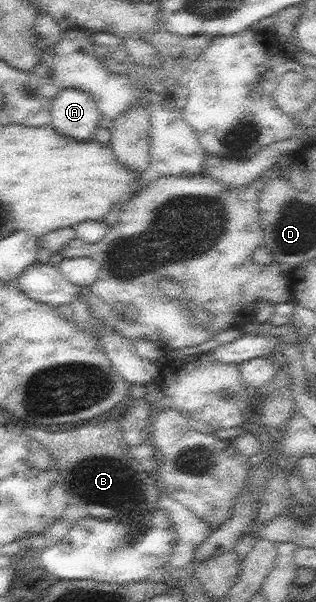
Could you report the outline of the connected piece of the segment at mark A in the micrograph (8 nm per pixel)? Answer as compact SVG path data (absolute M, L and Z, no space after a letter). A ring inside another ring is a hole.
M60 88L50 110L50 119L49 125L55 133L75 141L87 141L95 137L101 117L95 101L85 91Z

